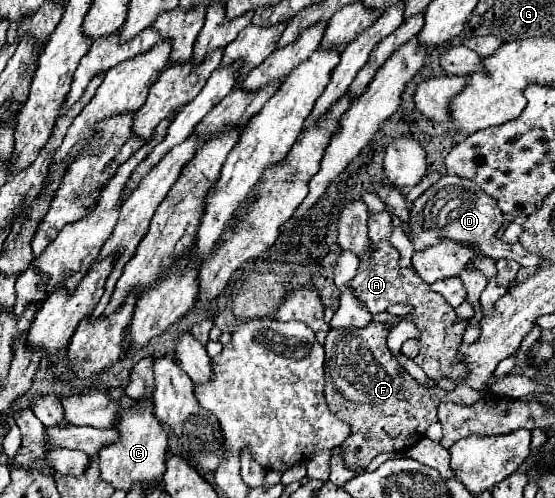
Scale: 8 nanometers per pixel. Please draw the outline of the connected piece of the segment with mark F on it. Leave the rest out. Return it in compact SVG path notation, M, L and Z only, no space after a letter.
M400 320L386 322L386 324L384 322L370 322L370 326L364 326L364 328L358 328L358 330L332 328L328 332L326 342L324 342L324 350L326 350L326 362L324 362L326 386L324 386L324 396L326 396L328 408L332 410L332 414L352 426L352 436L342 444L344 464L350 470L366 468L370 464L370 460L374 456L378 456L380 452L402 454L410 446L420 442L424 438L426 428L438 420L436 418L436 408L438 408L440 401L452 401L456 404L469 406L491 394L489 390L478 392L466 384L457 384L452 392L447 393L440 388L428 388L428 386L420 384L416 378L412 378L406 372L406 368L394 356L390 356L392 352L386 346L386 336L392 330L392 326L398 324L398 322Z

